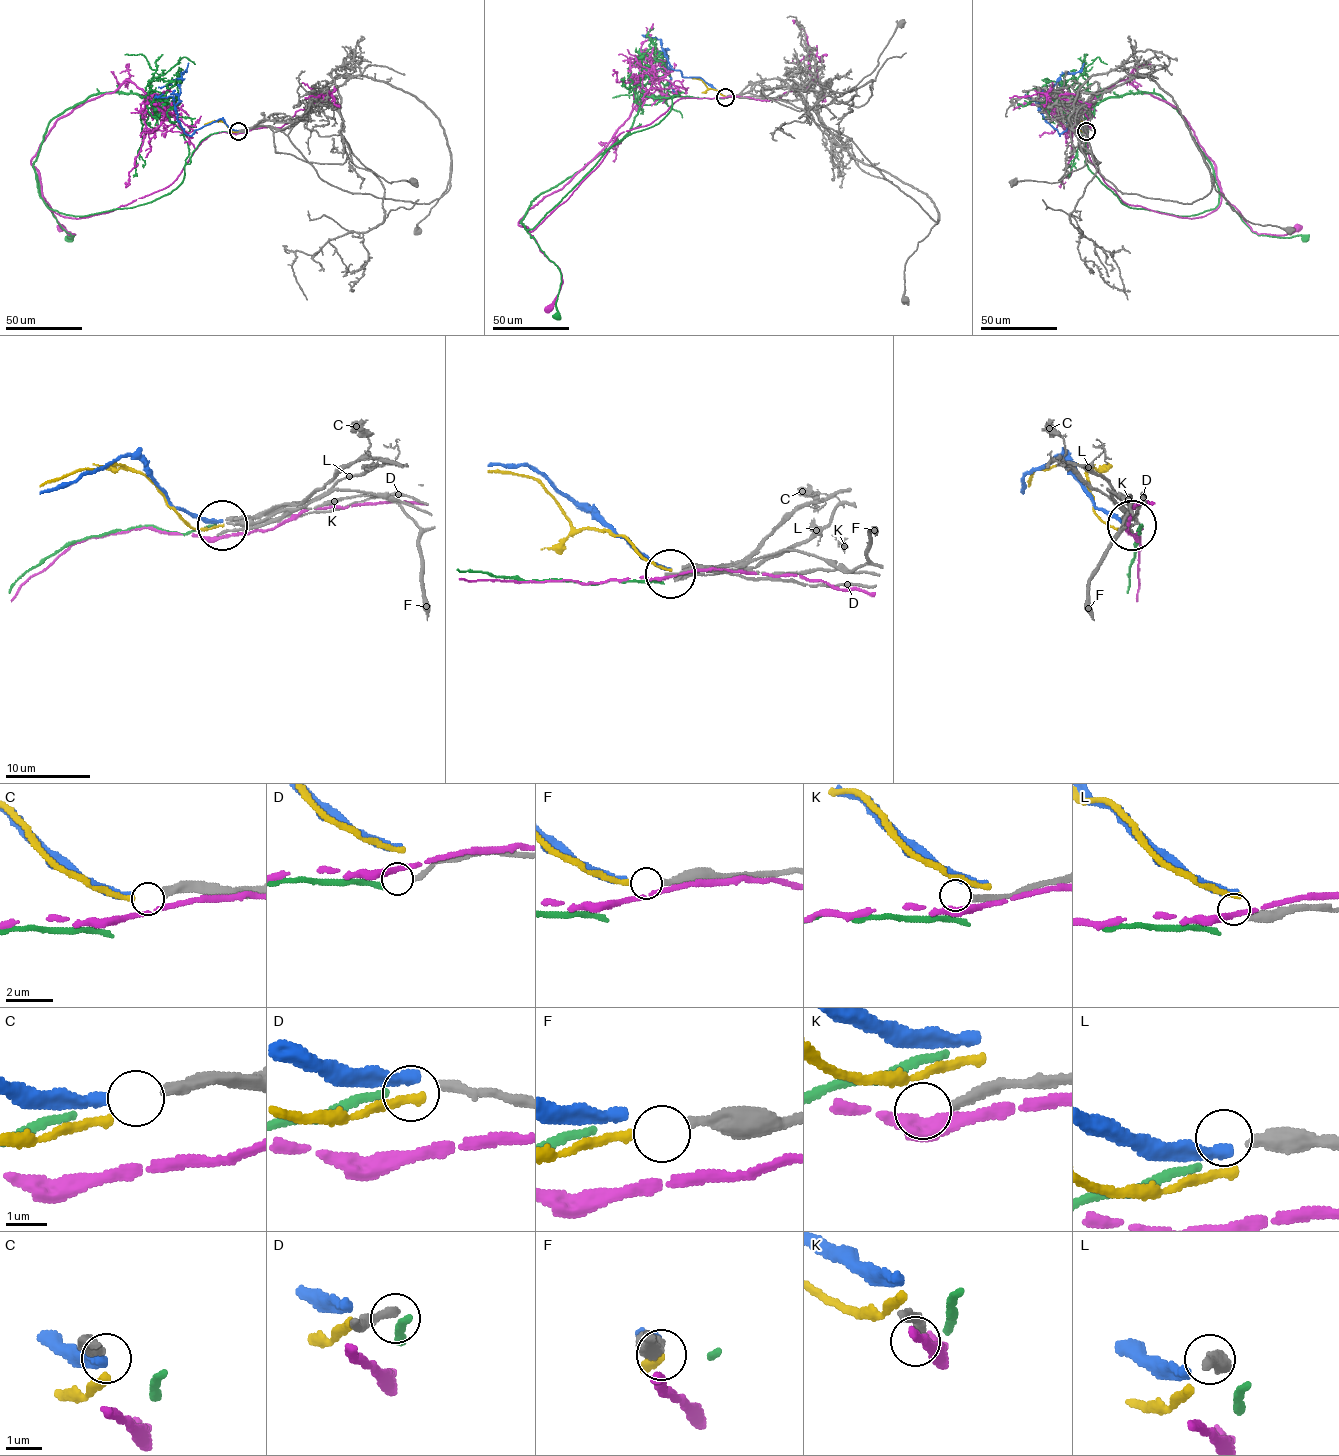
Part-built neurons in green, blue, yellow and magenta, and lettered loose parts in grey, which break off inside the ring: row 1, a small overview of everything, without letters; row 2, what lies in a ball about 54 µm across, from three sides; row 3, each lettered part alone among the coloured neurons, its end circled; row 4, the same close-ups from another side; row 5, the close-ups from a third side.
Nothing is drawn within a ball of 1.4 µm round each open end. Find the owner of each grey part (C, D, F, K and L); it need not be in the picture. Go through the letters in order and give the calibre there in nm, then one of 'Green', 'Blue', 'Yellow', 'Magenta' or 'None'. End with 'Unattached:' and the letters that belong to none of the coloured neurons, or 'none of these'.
C: Thickness 320 nm. Blue
D: Thickness 240 nm. Green
F: Thickness 280 nm. None
K: Thickness 280 nm. None
L: Thickness 360 nm. None
Unattached: F, K, L

